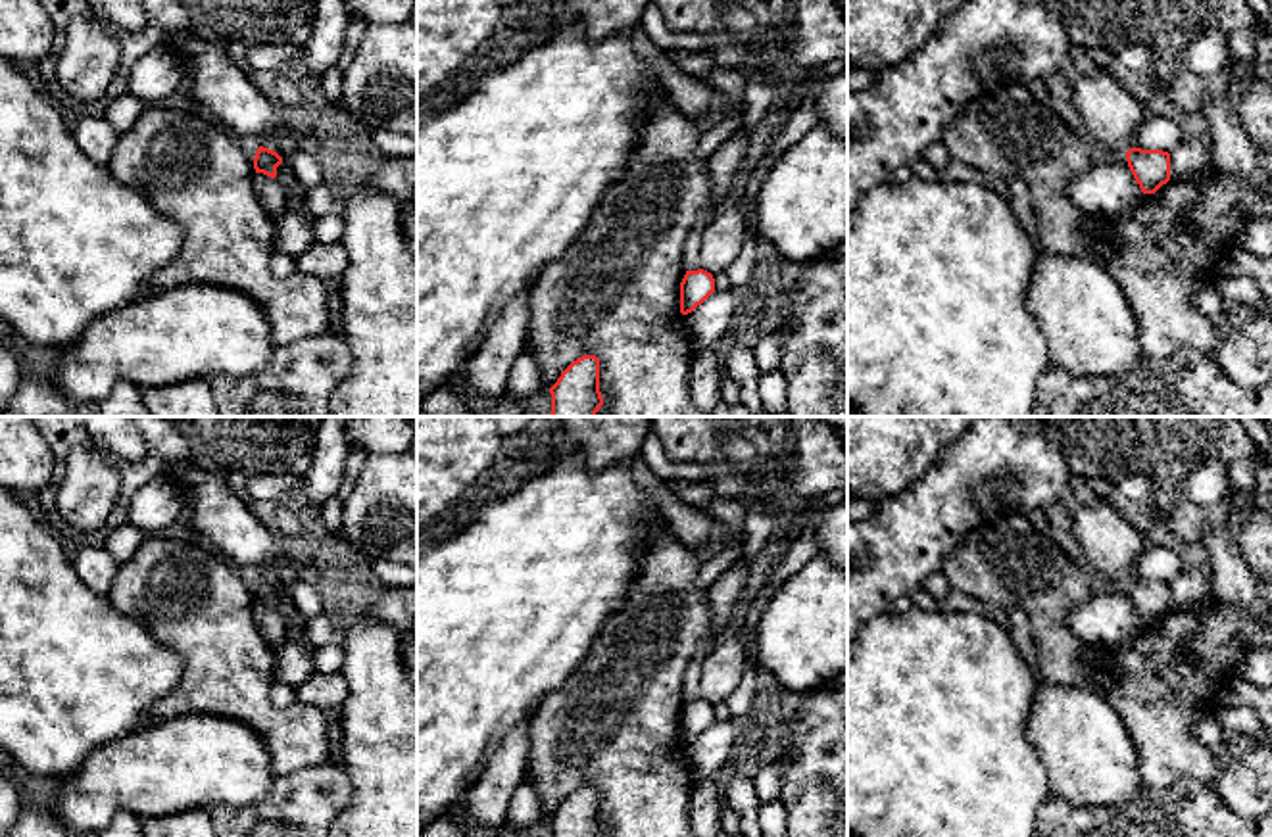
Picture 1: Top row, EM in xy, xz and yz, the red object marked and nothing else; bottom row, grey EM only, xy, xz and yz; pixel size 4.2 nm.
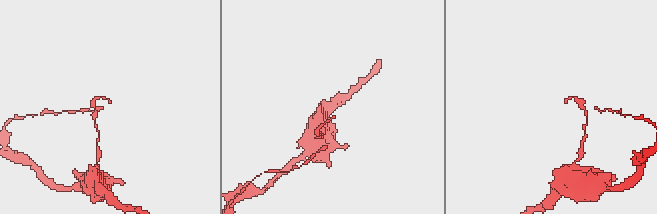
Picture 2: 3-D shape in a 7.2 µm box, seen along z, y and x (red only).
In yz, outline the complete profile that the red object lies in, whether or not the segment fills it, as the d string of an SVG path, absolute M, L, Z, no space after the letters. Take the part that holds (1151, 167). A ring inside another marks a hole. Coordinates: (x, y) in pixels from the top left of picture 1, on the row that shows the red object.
M1130 148L1126 161L1143 194L1155 194L1170 180L1168 152Z

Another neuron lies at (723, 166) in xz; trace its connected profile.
M746 123L709 159L709 177L713 182L713 192L711 192L709 203L701 209L686 240L686 246L684 246L684 269L686 271L701 269L701 261L699 261L701 234L705 227L715 219L715 215L722 209L722 202L732 190L734 177L738 169L742 167L742 161L746 157L755 127L757 125L753 123Z

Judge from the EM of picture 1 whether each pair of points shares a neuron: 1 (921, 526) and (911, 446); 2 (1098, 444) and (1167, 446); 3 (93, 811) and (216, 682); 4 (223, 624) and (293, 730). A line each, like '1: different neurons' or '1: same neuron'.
1: different neurons
2: same neuron
3: different neurons
4: same neuron

